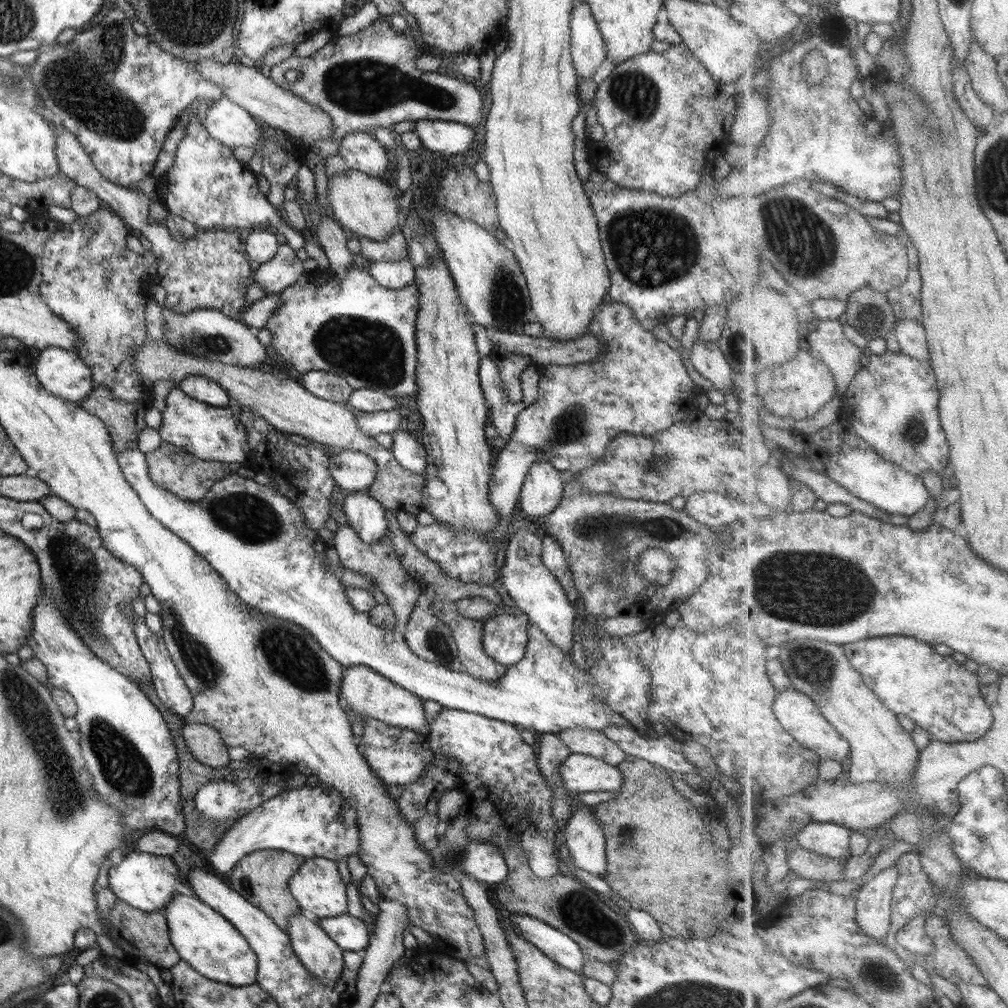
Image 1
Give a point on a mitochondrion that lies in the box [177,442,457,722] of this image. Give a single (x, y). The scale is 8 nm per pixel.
(291, 655)

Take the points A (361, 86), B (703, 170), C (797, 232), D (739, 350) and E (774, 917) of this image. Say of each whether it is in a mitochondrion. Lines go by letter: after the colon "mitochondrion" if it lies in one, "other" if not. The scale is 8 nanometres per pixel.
A: mitochondrion
B: other
C: mitochondrion
D: mitochondrion
E: other

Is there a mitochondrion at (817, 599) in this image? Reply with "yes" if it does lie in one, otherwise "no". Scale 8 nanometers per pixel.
yes

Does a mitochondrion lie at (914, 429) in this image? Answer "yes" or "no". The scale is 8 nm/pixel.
yes

